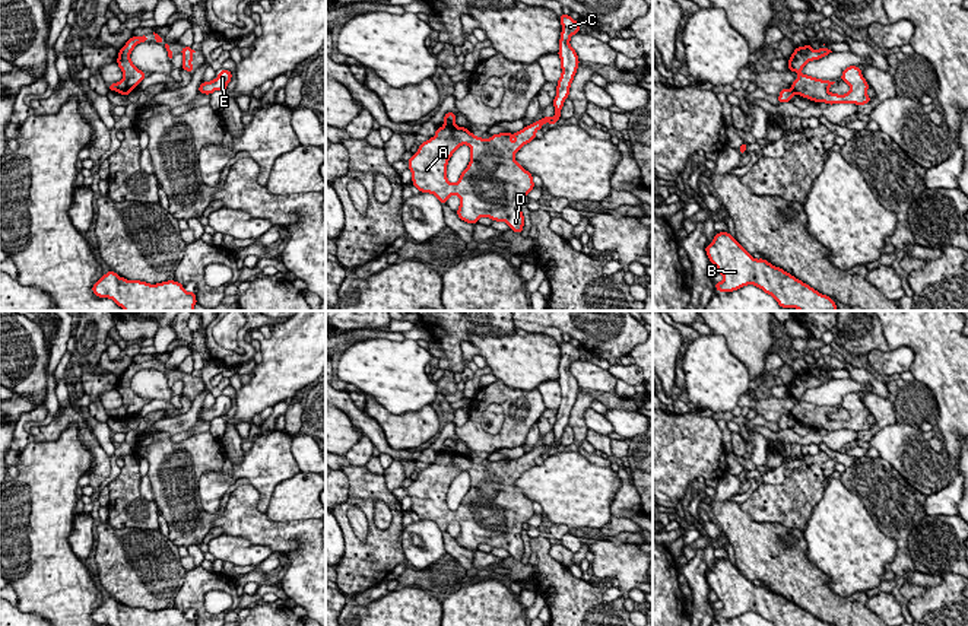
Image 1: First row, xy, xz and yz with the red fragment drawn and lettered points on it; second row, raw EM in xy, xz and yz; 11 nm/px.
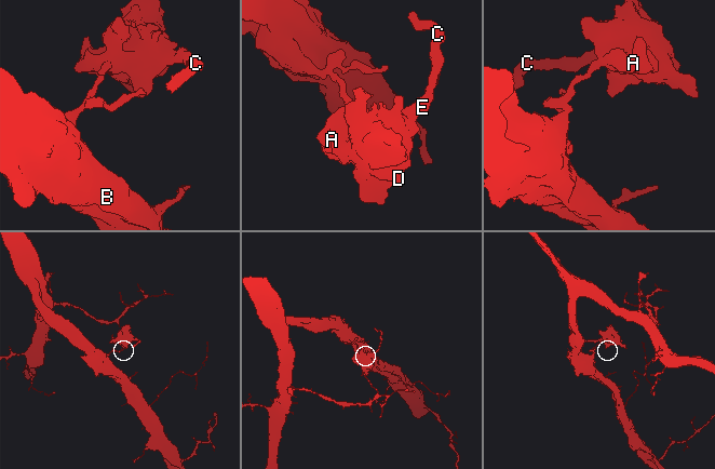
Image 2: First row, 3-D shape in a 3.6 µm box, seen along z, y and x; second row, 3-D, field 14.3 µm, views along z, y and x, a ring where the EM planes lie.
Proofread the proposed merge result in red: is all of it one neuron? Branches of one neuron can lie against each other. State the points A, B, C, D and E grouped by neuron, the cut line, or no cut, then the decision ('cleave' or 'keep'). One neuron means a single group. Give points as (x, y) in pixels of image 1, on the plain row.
groups A C D E / B; cut xz (444, 450), (454, 453); cleave

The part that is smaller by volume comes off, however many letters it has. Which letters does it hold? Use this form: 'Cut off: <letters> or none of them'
Cut off: A, C, D, E

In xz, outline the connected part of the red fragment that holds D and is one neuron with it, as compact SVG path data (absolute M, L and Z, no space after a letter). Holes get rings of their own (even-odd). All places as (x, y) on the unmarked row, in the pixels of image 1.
M564 340L559 347L562 359L558 382L562 400L553 425L553 444L543 444L517 460L493 461L488 467L464 454L444 451L437 455L434 464L420 470L418 479L407 487L413 512L420 519L434 521L441 531L457 522L460 525L457 543L467 550L475 552L480 544L489 544L505 549L517 560L523 557L523 524L534 515L534 509L533 502L514 483L536 465L536 458L542 457L545 449L555 452L561 445L561 436L580 391L575 376L569 372L571 363L580 359L578 347ZM463 471L470 474L470 489L453 511L447 505L447 492Z

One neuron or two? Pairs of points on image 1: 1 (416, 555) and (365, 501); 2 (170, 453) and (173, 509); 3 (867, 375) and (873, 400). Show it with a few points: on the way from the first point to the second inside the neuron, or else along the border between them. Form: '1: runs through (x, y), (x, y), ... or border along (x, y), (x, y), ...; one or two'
1: border along (402, 530), (400, 547), (405, 556); two
2: runs through (173, 467), (173, 495); one
3: runs through (872, 381), (873, 394); one

